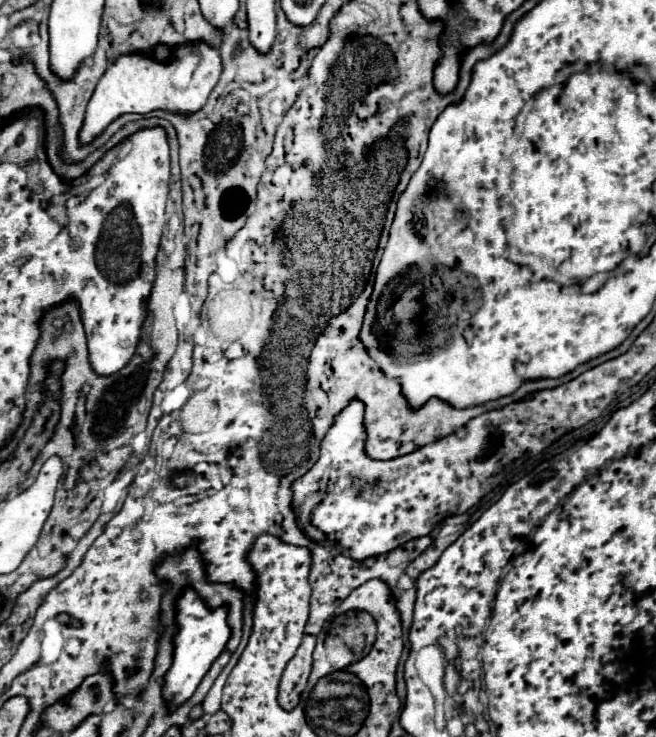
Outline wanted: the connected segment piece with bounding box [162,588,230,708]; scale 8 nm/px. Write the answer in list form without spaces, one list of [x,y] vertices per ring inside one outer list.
[[[184,588],[182,596],[176,602],[176,610],[178,610],[176,622],[180,630],[174,638],[174,662],[166,674],[166,684],[162,690],[170,708],[176,708],[178,704],[186,702],[194,694],[200,680],[204,678],[212,662],[218,658],[218,654],[224,650],[230,638],[230,628],[226,624],[226,612],[228,612],[226,606],[220,606],[214,610],[208,608],[192,588]]]

